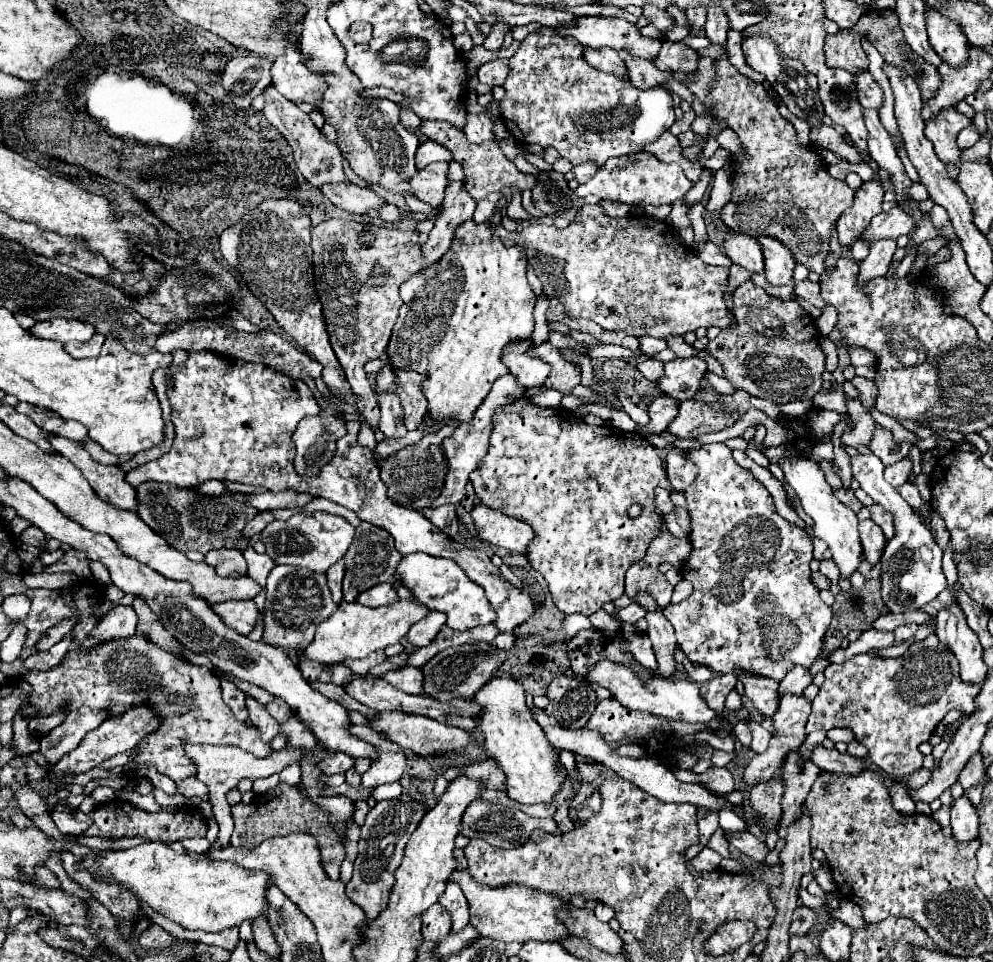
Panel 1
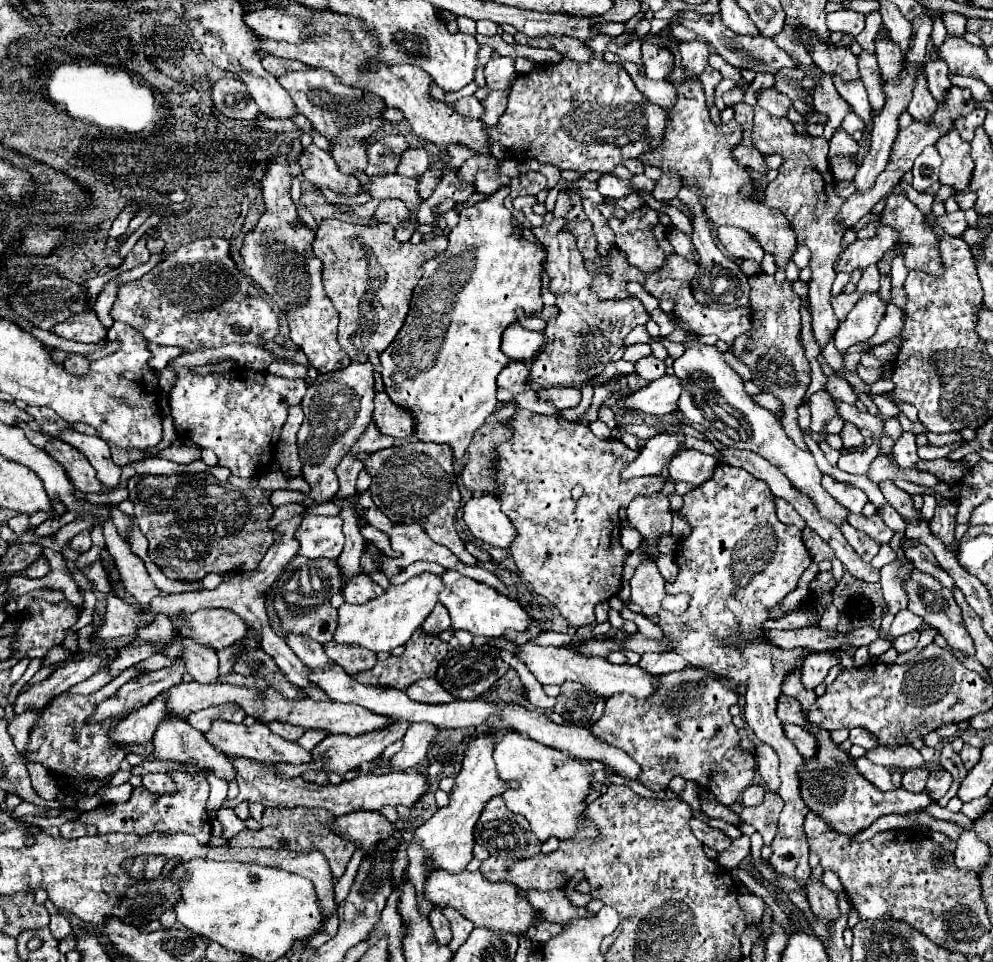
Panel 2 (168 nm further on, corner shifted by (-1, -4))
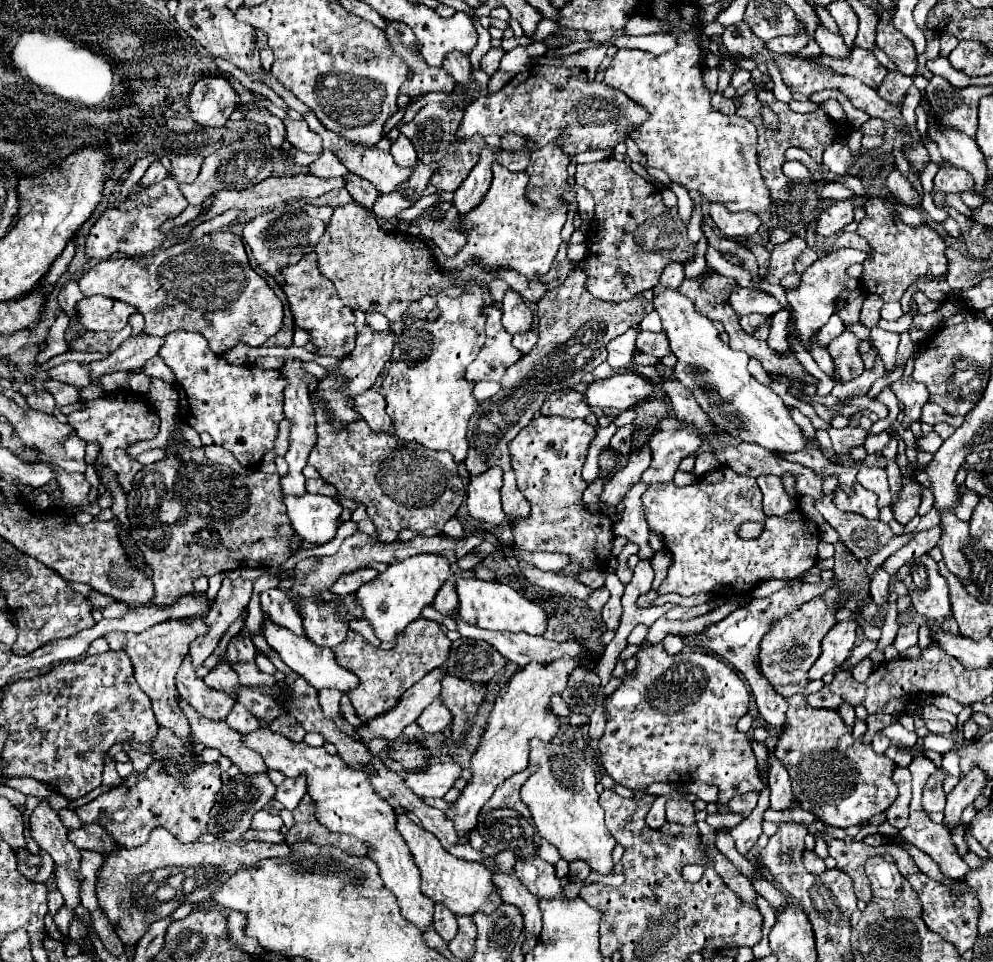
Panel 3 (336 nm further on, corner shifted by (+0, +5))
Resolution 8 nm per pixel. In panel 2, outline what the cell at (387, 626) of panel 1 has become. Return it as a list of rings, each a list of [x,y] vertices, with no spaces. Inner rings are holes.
[[[421,573],[411,577],[403,585],[389,587],[381,597],[369,599],[361,605],[341,605],[339,607],[339,627],[335,631],[335,641],[343,645],[359,645],[373,653],[393,651],[399,645],[405,645],[415,629],[427,619],[439,601],[439,593],[443,591],[443,579],[435,573]]]

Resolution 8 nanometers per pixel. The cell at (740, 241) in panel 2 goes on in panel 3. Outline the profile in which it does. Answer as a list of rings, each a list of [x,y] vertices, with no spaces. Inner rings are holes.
[[[712,204],[710,216],[726,238],[732,238],[732,240],[738,240],[738,242],[746,242],[746,240],[754,238],[760,224],[762,224],[756,214],[752,214],[752,212],[732,214],[722,204]]]

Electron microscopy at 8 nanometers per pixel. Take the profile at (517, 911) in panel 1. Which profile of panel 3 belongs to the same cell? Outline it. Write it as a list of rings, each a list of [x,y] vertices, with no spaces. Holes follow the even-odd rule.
[[[404,814],[398,816],[398,826],[396,828],[404,836],[404,840],[410,846],[410,852],[416,860],[416,866],[420,868],[422,894],[426,894],[434,902],[442,902],[454,914],[470,914],[470,916],[476,914],[476,912],[492,914],[502,904],[500,892],[492,882],[494,870],[490,870],[488,866],[484,866],[480,862],[468,862],[468,860],[452,856],[450,852],[446,852],[442,848],[440,840],[434,834],[426,832],[422,826],[414,824]]]

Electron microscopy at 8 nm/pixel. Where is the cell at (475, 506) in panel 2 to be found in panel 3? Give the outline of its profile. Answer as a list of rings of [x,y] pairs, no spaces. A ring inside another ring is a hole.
[[[490,468],[488,472],[474,476],[468,484],[466,506],[474,520],[488,524],[502,524],[506,520],[506,512],[500,502],[500,486],[502,486],[502,470]]]

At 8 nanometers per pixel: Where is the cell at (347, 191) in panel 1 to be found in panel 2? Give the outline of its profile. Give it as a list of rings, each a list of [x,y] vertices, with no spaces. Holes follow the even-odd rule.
[[[315,145],[303,147],[299,155],[299,165],[303,169],[303,175],[313,181],[317,187],[329,187],[337,195],[355,197],[359,189],[357,177],[347,179],[347,175],[339,175],[339,169],[335,167],[335,161],[331,155]]]

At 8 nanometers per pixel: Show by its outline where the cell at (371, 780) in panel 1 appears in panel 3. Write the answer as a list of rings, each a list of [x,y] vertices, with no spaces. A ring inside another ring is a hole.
[[[434,700],[422,714],[420,714],[420,718],[416,720],[418,722],[418,726],[420,726],[420,730],[424,732],[424,734],[438,734],[438,732],[442,732],[450,722],[452,722],[452,714],[450,714],[450,710],[440,702],[440,700]]]

